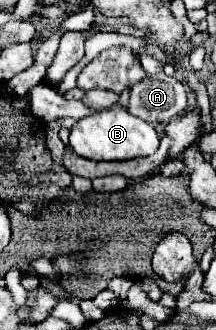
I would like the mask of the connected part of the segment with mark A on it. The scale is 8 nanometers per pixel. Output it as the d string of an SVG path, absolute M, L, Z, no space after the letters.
M153 74L131 86L127 108L151 124L169 124L187 110L187 88L173 76Z

